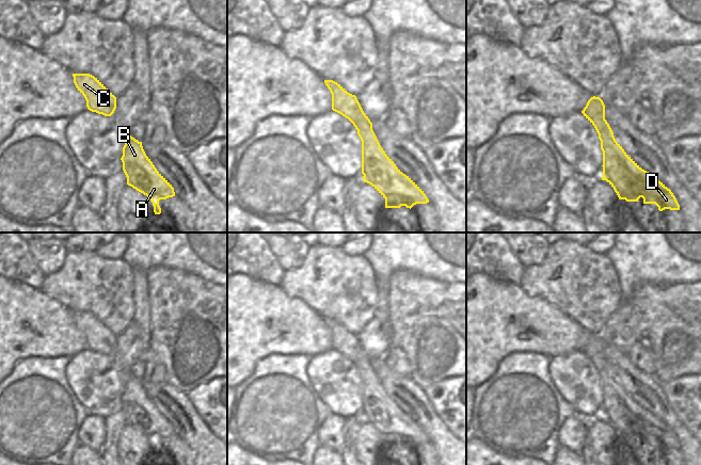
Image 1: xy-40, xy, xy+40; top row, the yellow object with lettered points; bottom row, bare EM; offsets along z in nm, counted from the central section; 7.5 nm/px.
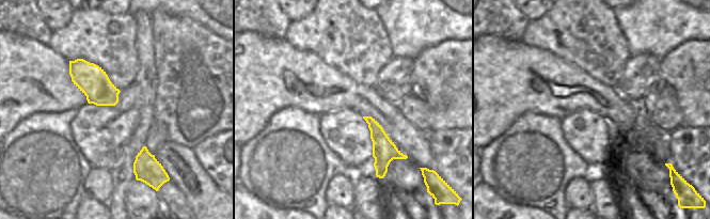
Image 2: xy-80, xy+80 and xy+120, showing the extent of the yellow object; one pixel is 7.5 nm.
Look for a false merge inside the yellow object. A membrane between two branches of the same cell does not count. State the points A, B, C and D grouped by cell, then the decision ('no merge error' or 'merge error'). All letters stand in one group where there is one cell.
A B C D; no merge error

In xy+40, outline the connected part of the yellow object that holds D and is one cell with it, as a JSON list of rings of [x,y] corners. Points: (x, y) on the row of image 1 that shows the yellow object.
[[[591,97],[581,113],[594,126],[601,141],[603,151],[602,180],[606,180],[614,188],[619,199],[638,202],[642,197],[643,204],[655,204],[659,211],[665,209],[680,210],[680,205],[671,190],[652,174],[642,170],[616,141],[609,124],[605,119],[605,105],[600,97]]]

